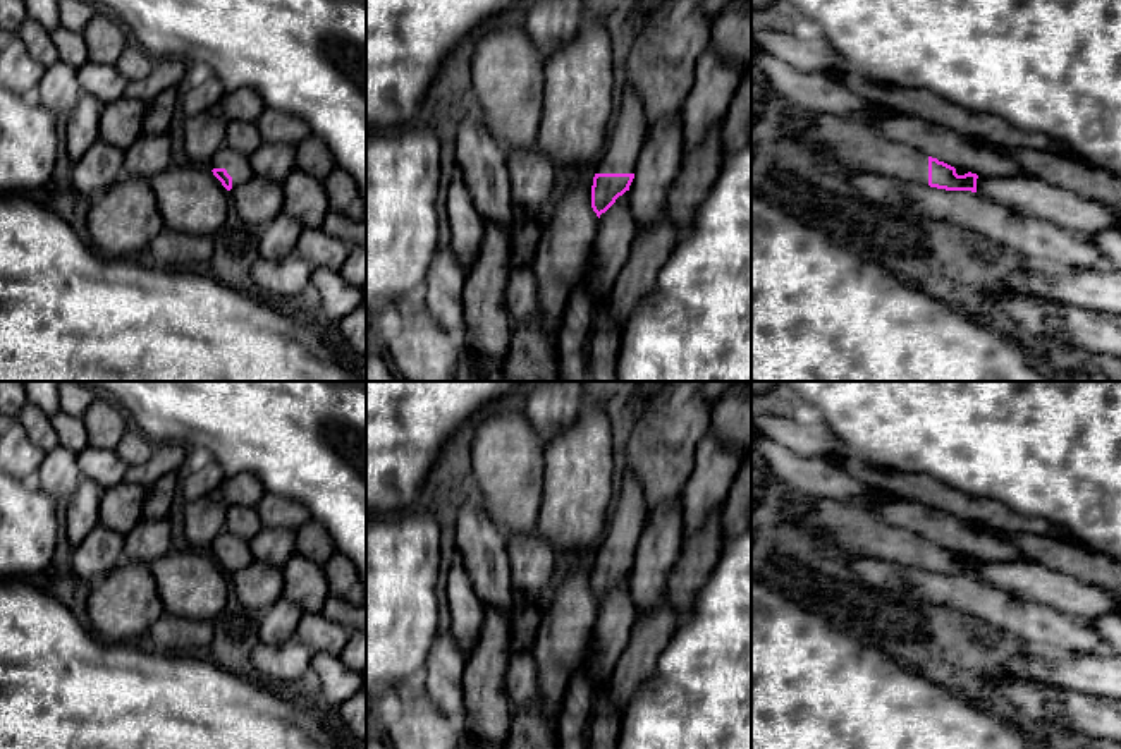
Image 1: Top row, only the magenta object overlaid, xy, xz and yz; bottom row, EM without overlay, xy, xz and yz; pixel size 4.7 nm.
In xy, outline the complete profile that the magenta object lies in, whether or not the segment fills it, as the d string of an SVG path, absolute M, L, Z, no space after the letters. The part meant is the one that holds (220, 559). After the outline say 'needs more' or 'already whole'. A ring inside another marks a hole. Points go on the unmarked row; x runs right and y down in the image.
M222 529L210 545L210 553L227 575L242 570L254 562L249 541L234 536L225 529Z; needs more

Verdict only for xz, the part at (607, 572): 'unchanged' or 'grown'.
grown

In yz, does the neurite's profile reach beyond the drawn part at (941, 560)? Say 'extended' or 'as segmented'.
extended

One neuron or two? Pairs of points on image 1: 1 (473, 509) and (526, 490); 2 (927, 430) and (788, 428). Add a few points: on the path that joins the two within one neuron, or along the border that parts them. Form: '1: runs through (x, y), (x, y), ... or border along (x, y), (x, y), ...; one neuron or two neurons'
1: border along (471, 476), (487, 516), (506, 540); two neurons
2: border along (812, 416), (851, 454); two neurons

